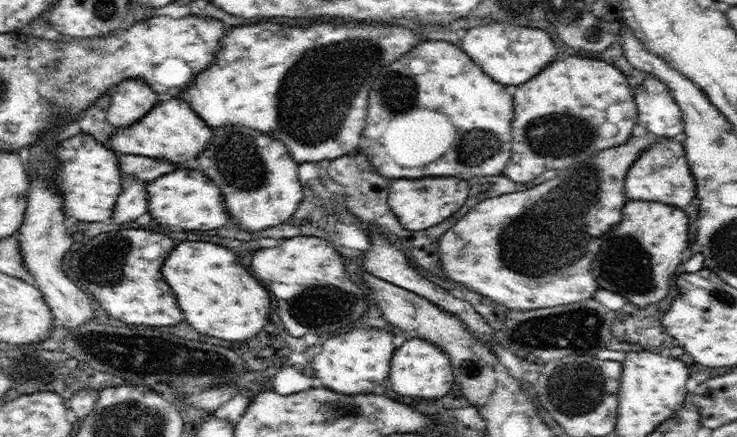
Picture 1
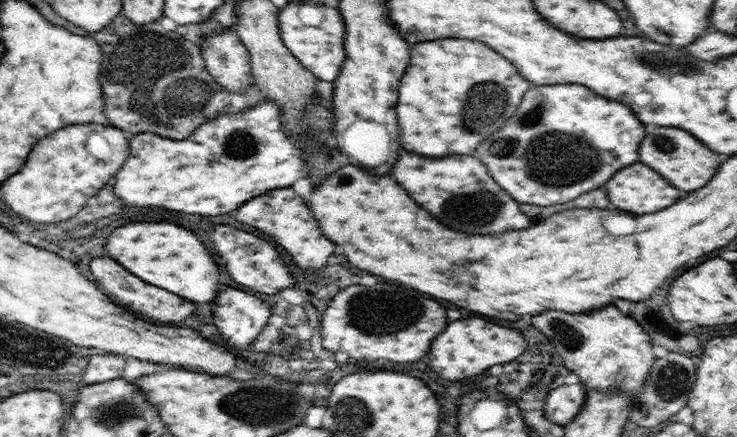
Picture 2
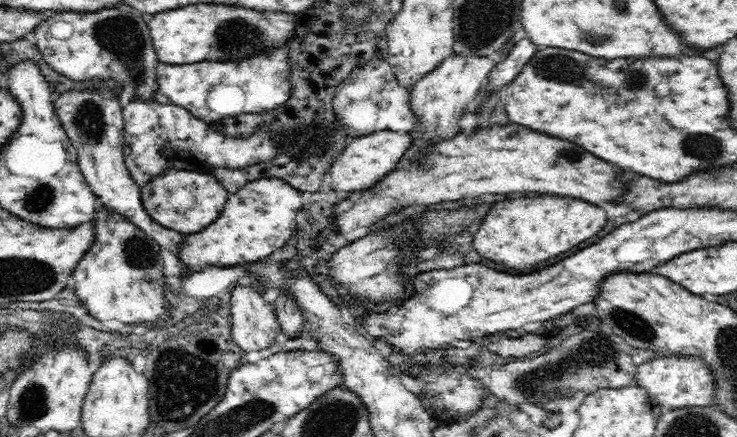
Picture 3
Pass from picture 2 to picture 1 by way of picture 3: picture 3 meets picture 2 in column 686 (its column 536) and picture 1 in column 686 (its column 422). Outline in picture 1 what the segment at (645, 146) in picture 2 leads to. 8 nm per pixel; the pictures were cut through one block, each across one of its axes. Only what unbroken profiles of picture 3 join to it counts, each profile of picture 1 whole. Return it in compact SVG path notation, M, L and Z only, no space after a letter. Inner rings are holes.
M661 138L655 141L632 163L625 178L628 199L638 202L660 202L681 209L697 196L694 175L687 161L685 146L681 139Z

